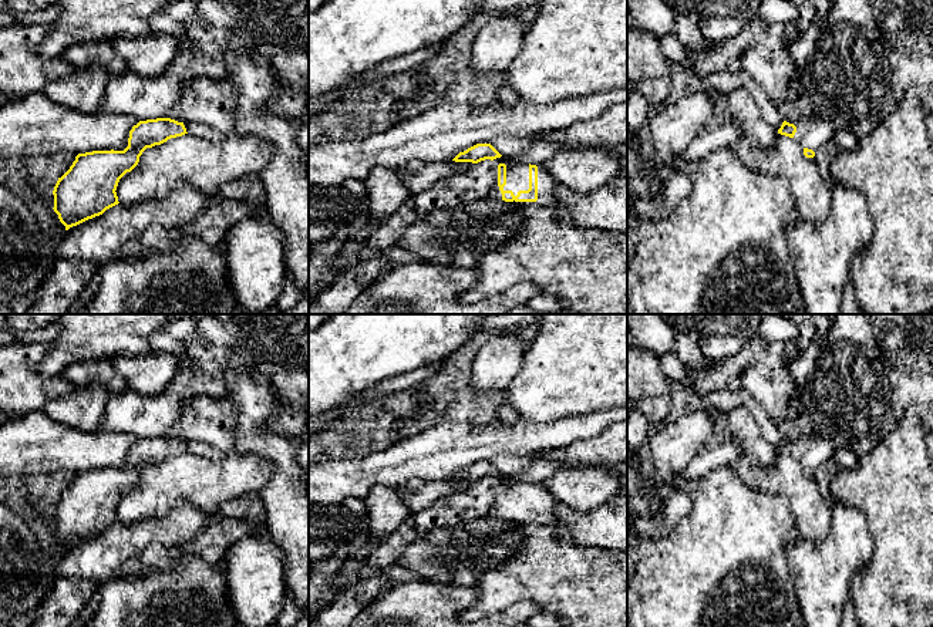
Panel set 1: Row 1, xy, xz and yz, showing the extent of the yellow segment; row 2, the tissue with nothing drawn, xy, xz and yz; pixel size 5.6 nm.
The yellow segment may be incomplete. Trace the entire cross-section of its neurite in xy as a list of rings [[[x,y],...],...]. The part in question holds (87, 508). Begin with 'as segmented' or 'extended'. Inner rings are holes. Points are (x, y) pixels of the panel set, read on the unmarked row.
as segmented; [[[171,436],[146,438],[132,445],[124,469],[78,472],[53,509],[53,527],[65,549],[118,523],[118,500],[138,483],[142,471],[185,452],[183,441]]]

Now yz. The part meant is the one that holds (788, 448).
extended; [[[819,432],[812,436],[801,436],[796,442],[782,441],[778,452],[794,456],[804,466],[806,476],[814,476],[815,471],[835,454],[832,442]]]

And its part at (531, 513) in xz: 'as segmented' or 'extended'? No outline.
extended

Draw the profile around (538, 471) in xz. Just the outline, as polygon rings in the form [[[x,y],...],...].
[[[538,455],[529,456],[529,465],[516,476],[501,475],[494,478],[494,482],[505,482],[512,479],[522,479],[525,482],[543,485],[556,471],[569,469],[569,468],[580,468],[577,465],[566,465],[556,461],[543,459]]]

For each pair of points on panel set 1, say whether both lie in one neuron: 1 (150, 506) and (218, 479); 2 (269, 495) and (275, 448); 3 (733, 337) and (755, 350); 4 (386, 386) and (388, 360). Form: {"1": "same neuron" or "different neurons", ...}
{"1": "same neuron", "2": "same neuron", "3": "different neurons", "4": "different neurons"}

